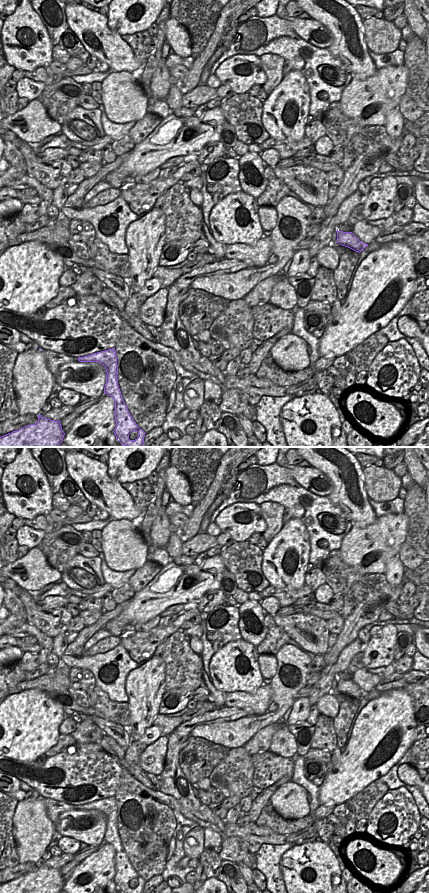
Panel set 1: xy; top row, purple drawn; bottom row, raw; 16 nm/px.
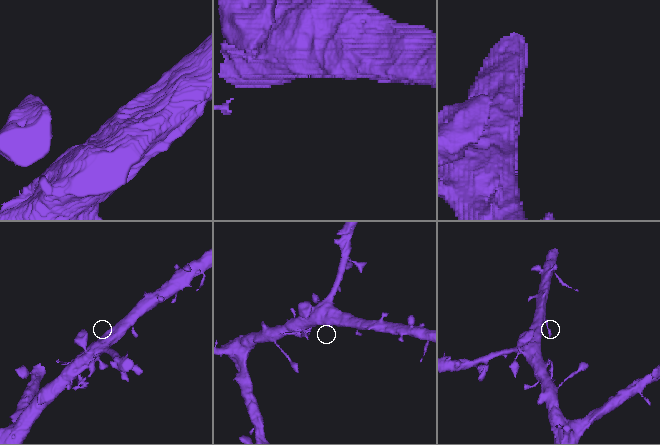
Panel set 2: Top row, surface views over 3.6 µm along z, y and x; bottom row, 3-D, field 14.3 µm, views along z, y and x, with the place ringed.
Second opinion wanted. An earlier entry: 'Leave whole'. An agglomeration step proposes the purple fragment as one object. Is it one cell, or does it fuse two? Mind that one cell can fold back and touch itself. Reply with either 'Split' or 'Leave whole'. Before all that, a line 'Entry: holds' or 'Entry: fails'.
Entry: holds
Leave whole

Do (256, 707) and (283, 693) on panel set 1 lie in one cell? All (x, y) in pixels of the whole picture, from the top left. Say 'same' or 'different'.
different

